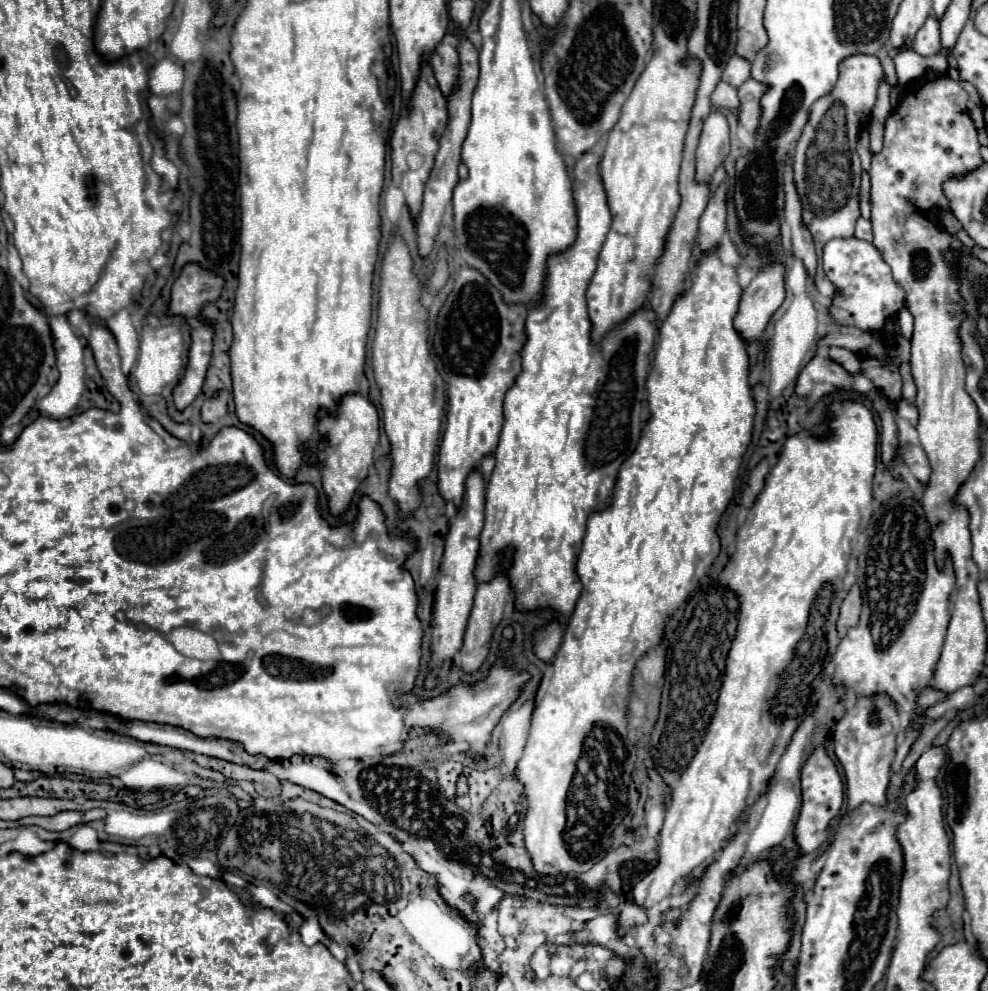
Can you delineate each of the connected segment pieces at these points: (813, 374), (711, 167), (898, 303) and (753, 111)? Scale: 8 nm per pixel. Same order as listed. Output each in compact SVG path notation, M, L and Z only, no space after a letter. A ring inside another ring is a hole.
M814 357L798 375L796 381L796 395L808 397L818 383L830 383L838 389L852 389L854 387L854 375L848 373L840 363L824 357Z
M712 111L704 123L696 149L696 181L710 181L730 153L728 123L720 111Z
M856 237L828 241L822 253L822 267L838 291L832 299L830 315L846 327L860 331L882 331L888 321L894 321L896 315L908 307L906 293L900 285L896 285L880 249L868 241L860 241Z
M748 79L738 87L738 97L740 97L740 109L738 109L738 123L748 131L756 133L758 127L758 117L760 117L760 97L766 91L764 83L758 83L754 79Z

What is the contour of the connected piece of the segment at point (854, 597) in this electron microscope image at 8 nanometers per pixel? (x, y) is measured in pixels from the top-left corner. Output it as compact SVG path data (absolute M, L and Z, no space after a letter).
M854 585L854 587L848 591L848 595L846 595L846 599L844 599L842 607L840 607L840 619L838 619L838 623L836 623L836 631L838 631L840 639L846 637L846 631L848 631L852 625L856 625L856 621L858 621L858 617L860 617L860 609L862 609L862 597L860 597L858 585Z

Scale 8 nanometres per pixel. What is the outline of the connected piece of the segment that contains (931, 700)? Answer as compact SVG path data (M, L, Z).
M926 687L926 689L920 693L920 697L918 697L916 711L918 711L918 709L924 709L924 707L928 707L928 705L934 705L936 701L942 701L944 697L946 697L944 693L940 693L940 691L932 689L932 687Z

